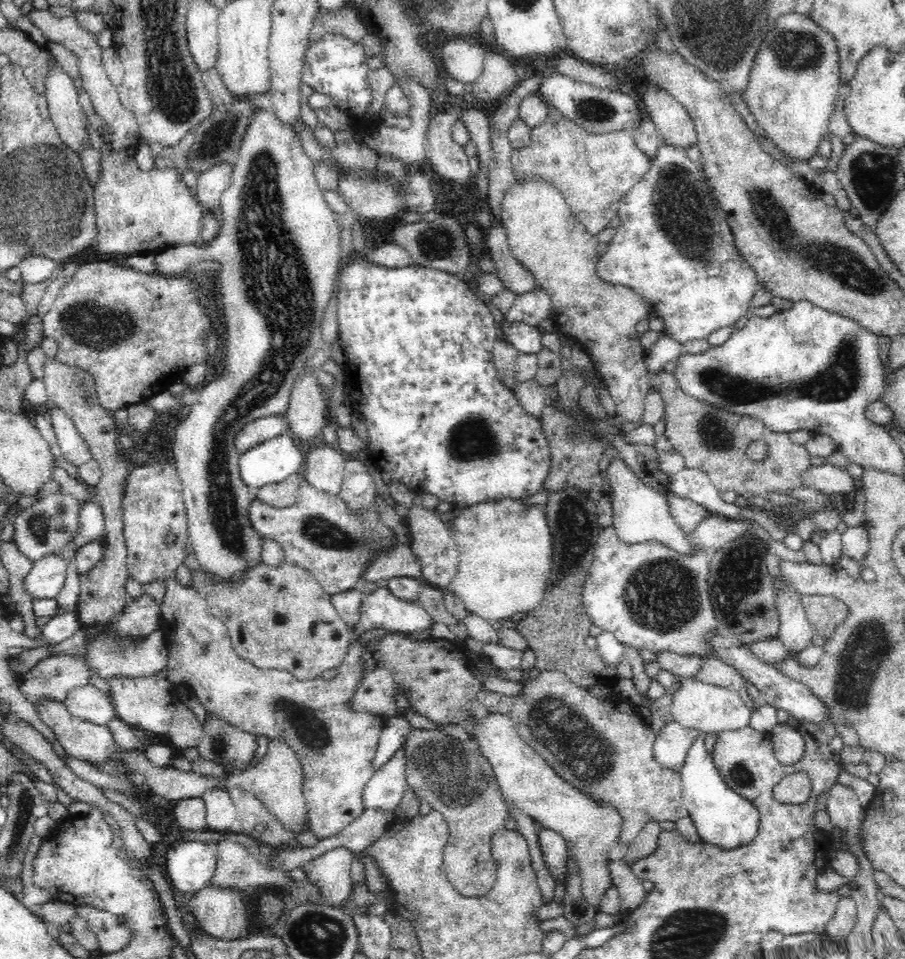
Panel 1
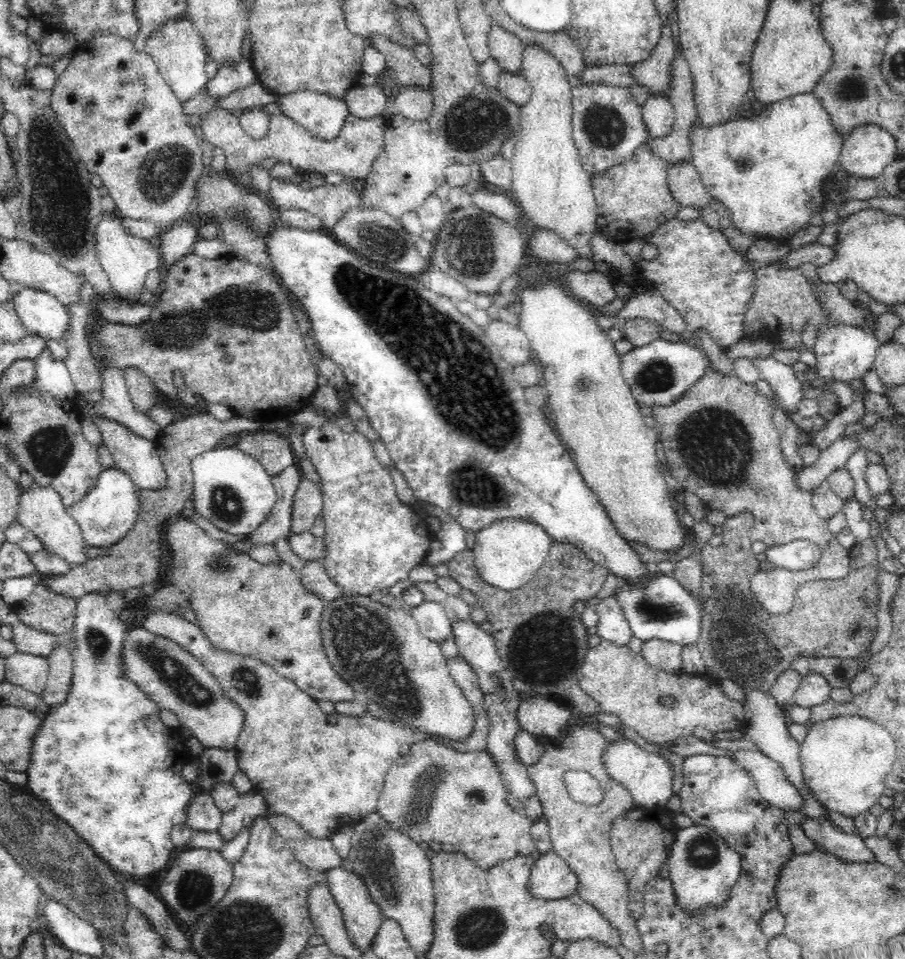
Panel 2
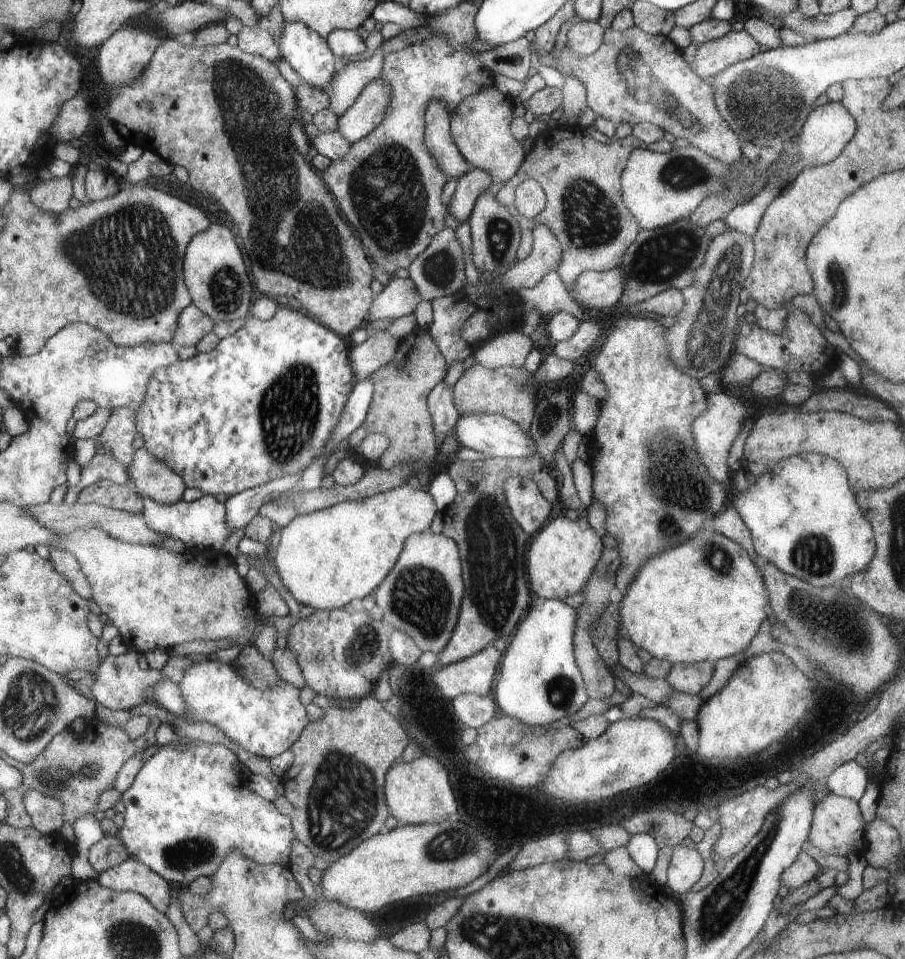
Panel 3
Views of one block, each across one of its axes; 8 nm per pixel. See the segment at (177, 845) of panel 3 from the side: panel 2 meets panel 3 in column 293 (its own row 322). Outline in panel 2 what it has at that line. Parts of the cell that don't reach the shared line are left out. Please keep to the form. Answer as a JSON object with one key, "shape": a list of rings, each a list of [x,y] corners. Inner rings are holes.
{"shape":[[[834,320],[834,324],[830,326],[822,326],[818,340],[816,340],[816,358],[820,362],[820,376],[834,376],[834,380],[838,378],[840,382],[848,382],[852,378],[860,378],[866,376],[870,372],[872,362],[878,356],[878,348],[880,348],[880,340],[862,328],[856,326],[840,326],[840,322]]]}

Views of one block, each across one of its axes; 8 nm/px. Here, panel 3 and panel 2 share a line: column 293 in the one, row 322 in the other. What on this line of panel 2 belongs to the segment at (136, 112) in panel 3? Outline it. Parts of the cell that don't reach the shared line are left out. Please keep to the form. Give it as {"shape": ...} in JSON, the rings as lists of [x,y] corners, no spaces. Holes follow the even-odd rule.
{"shape":[[[188,254],[170,266],[162,294],[144,324],[128,328],[104,322],[104,334],[100,334],[100,340],[114,370],[126,372],[136,368],[152,378],[152,384],[170,398],[178,396],[174,386],[174,372],[178,370],[182,372],[190,392],[202,398],[208,406],[218,404],[230,408],[232,412],[264,410],[272,406],[276,412],[306,408],[318,390],[320,372],[314,370],[304,336],[300,336],[300,324],[292,306],[294,300],[294,294],[284,286],[278,274],[270,274],[262,266],[234,256],[206,260],[196,254]]]}

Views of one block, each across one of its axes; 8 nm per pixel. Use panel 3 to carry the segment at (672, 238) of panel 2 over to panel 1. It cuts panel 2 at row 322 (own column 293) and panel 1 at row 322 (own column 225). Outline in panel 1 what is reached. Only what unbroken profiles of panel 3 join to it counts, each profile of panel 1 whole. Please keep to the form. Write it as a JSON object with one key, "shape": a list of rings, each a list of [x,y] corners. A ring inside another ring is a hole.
{"shape":[[[660,144],[650,172],[620,198],[618,216],[622,224],[608,244],[606,254],[598,260],[600,280],[638,292],[650,306],[652,316],[662,318],[666,324],[664,330],[680,344],[690,340],[708,340],[716,330],[736,326],[746,318],[748,310],[752,310],[750,302],[756,290],[762,288],[754,268],[736,248],[734,232],[720,210],[714,188],[708,184],[700,162],[694,164],[686,156],[688,154],[678,146]]]}

